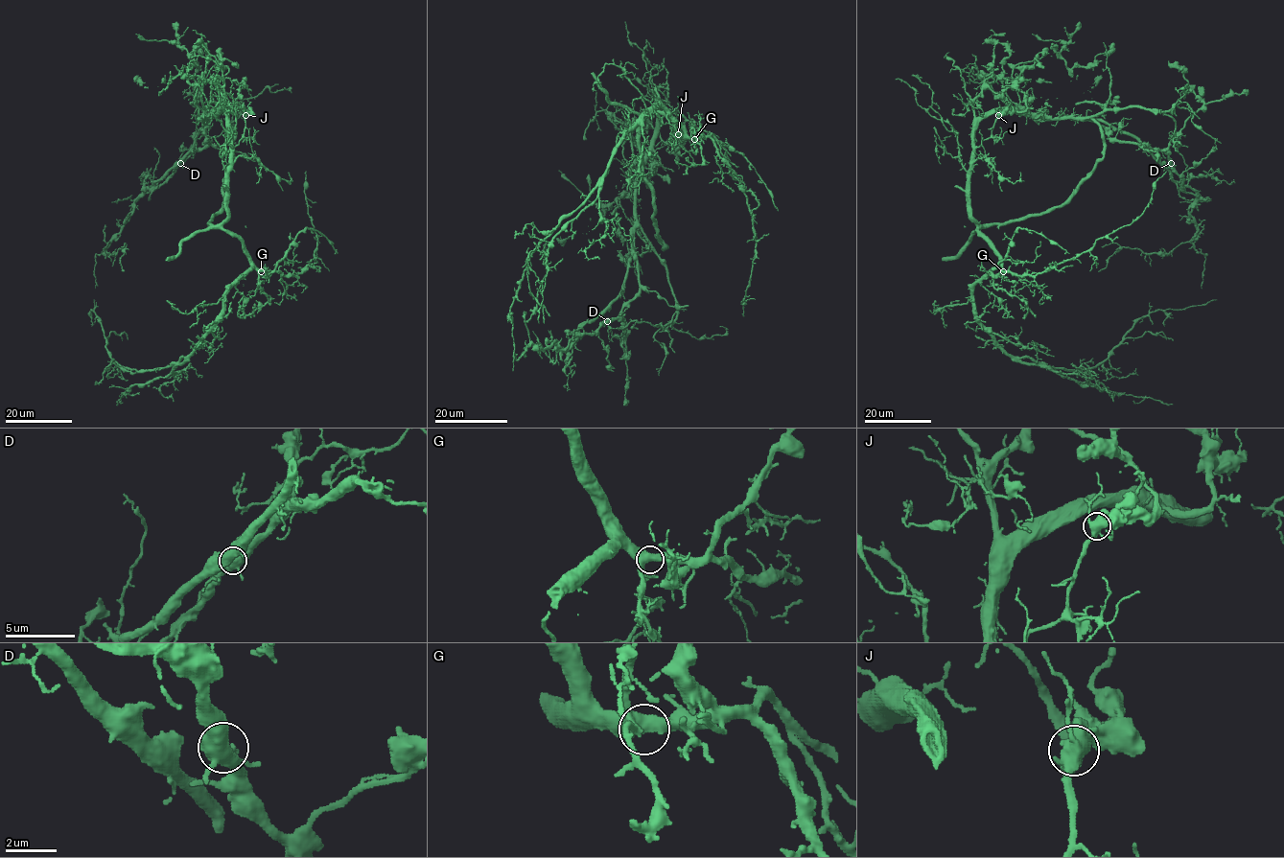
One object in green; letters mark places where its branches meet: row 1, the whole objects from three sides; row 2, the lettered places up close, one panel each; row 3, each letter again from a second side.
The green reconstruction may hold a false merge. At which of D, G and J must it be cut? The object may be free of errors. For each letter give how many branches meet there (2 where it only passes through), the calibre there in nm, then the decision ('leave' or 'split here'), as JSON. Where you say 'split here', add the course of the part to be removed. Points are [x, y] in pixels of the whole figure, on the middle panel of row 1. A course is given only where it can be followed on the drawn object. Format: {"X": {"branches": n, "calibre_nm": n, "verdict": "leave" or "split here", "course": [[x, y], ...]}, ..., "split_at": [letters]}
{"D": {"branches": 4, "calibre_nm": 500, "verdict": "leave"}, "G": {"branches": 4, "calibre_nm": 480, "verdict": "leave"}, "J": {"branches": 4, "calibre_nm": 480, "verdict": "leave"}, "split_at": []}

